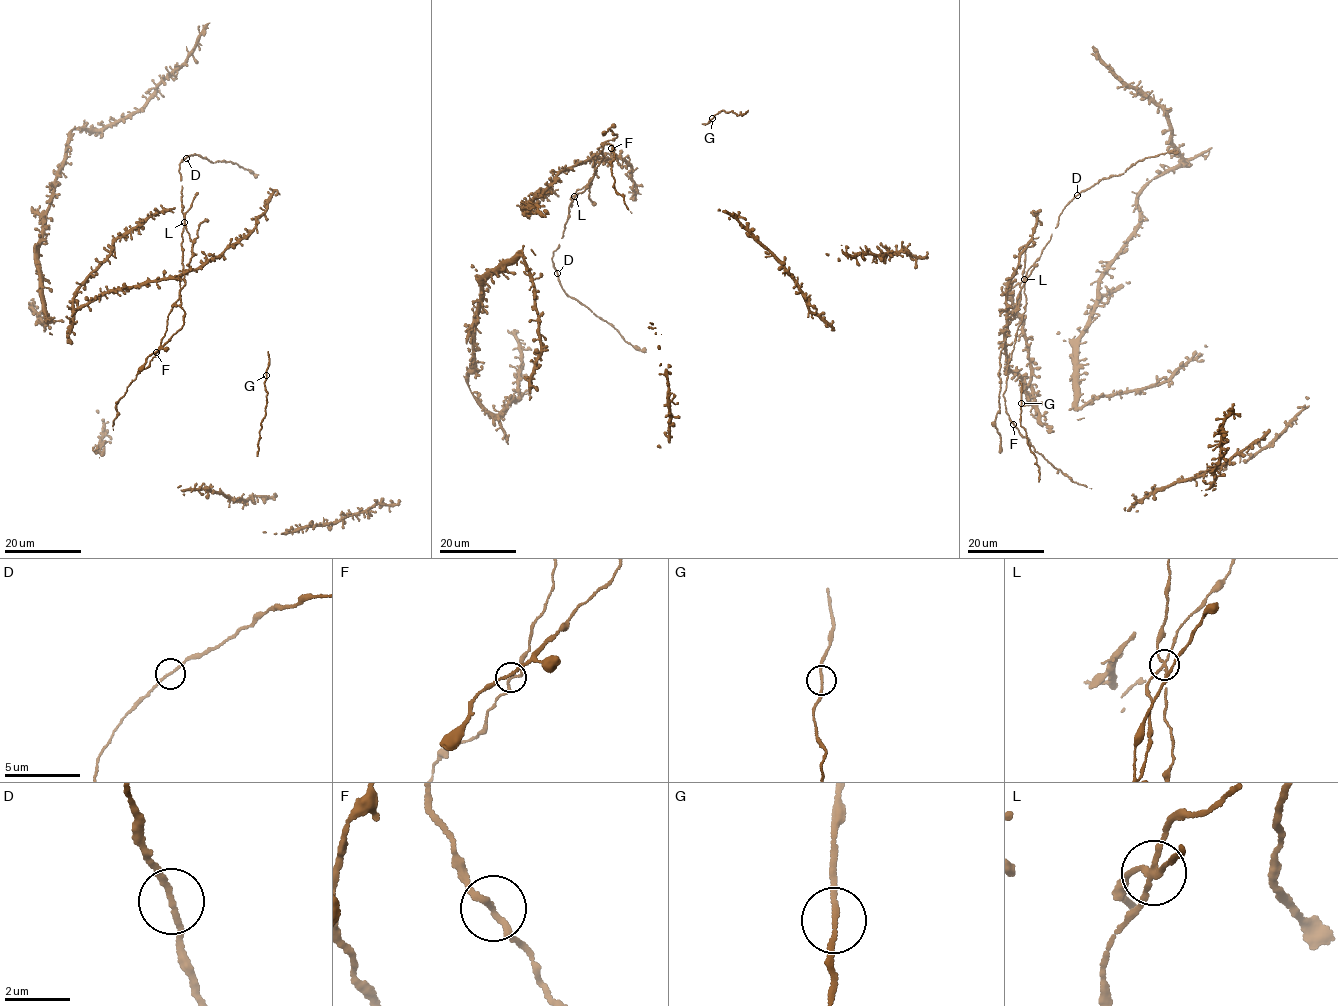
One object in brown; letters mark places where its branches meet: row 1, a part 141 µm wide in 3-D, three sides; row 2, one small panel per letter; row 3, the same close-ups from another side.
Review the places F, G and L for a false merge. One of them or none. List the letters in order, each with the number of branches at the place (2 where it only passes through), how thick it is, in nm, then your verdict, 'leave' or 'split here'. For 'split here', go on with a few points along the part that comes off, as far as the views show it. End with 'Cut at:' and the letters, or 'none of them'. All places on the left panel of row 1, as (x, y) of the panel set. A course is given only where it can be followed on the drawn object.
F: branches 2; calibre 170 nm; leave
G: branches 2; calibre 150 nm; leave
L: branches 3; calibre 150 nm; split here
Cut at: L

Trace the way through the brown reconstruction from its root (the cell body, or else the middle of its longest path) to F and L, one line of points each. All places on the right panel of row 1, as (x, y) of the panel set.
F: (1020, 299), (1020, 283), (1023, 281), (1026, 304), (1017, 328), (1003, 394), (1006, 412), (1013, 423)
L: (1020, 299), (1020, 283), (1024, 279)

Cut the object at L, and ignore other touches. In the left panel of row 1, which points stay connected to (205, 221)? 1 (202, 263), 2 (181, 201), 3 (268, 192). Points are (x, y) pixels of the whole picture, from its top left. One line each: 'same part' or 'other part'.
1: other part
2: same part
3: other part

